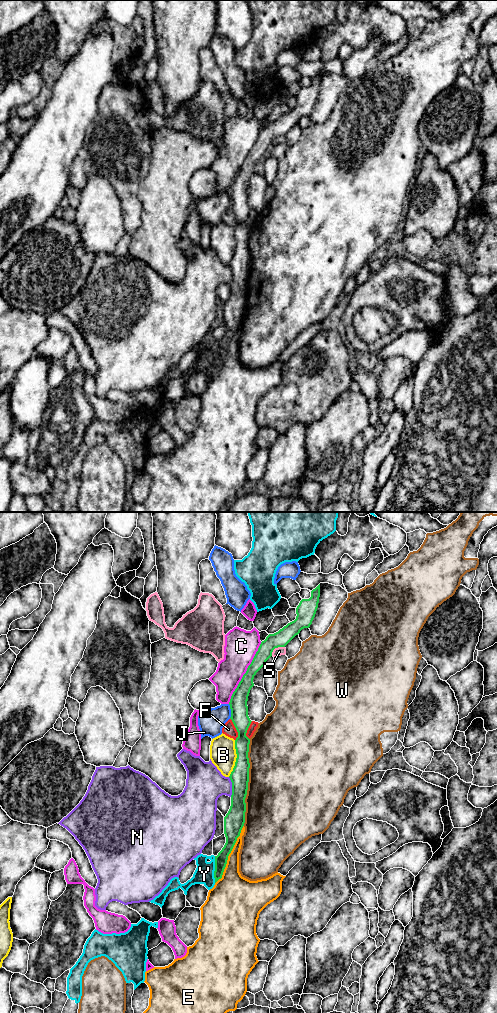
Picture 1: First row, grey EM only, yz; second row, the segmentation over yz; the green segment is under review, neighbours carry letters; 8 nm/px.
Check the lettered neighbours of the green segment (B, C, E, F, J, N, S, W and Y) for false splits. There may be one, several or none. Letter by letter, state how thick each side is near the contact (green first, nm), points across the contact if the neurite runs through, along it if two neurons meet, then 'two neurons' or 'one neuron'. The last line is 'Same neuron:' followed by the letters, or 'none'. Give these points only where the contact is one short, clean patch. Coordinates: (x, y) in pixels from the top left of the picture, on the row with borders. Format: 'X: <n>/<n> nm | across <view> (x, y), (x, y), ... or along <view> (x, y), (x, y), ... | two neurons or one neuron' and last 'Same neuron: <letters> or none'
B: 150/220 nm | two neurons
C: 140/260 nm | two neurons
E: 160/200 nm | two neurons
F: 140/100 nm | along yz (230, 718), (237, 732), (235, 740) | two neurons
J: 140/200 nm | two neurons
N: 160/300 nm | along yz (228, 777), (231, 782), (231, 796) | two neurons
S: 130/70 nm | along yz (284, 646), (275, 648), (271, 655) | two neurons
W: 150/500 nm | two neurons
Y: 100/160 nm | along yz (215, 856), (214, 882) | two neurons
Same neuron: none

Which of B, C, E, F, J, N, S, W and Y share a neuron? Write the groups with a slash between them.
B / C / E / F N / J / S / W / Y

